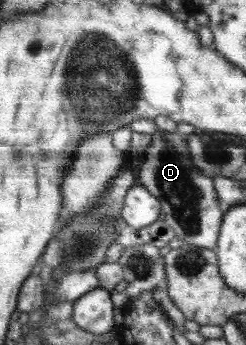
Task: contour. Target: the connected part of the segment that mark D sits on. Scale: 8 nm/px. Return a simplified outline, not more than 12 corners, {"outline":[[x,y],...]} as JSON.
{"outline":[[155,132],[139,185],[184,244],[215,250],[224,214],[187,135]]}

